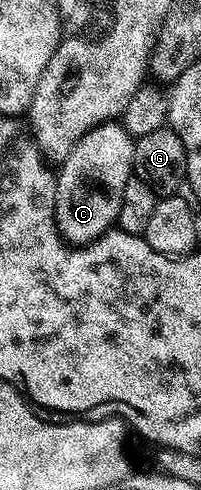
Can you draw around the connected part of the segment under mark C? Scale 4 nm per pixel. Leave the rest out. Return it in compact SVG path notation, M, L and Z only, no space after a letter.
M123 123L100 124L83 134L83 138L75 142L75 150L71 150L71 154L60 161L56 173L55 218L57 229L68 243L74 246L87 245L116 225L119 205L123 202L123 189L135 176L134 141Z

